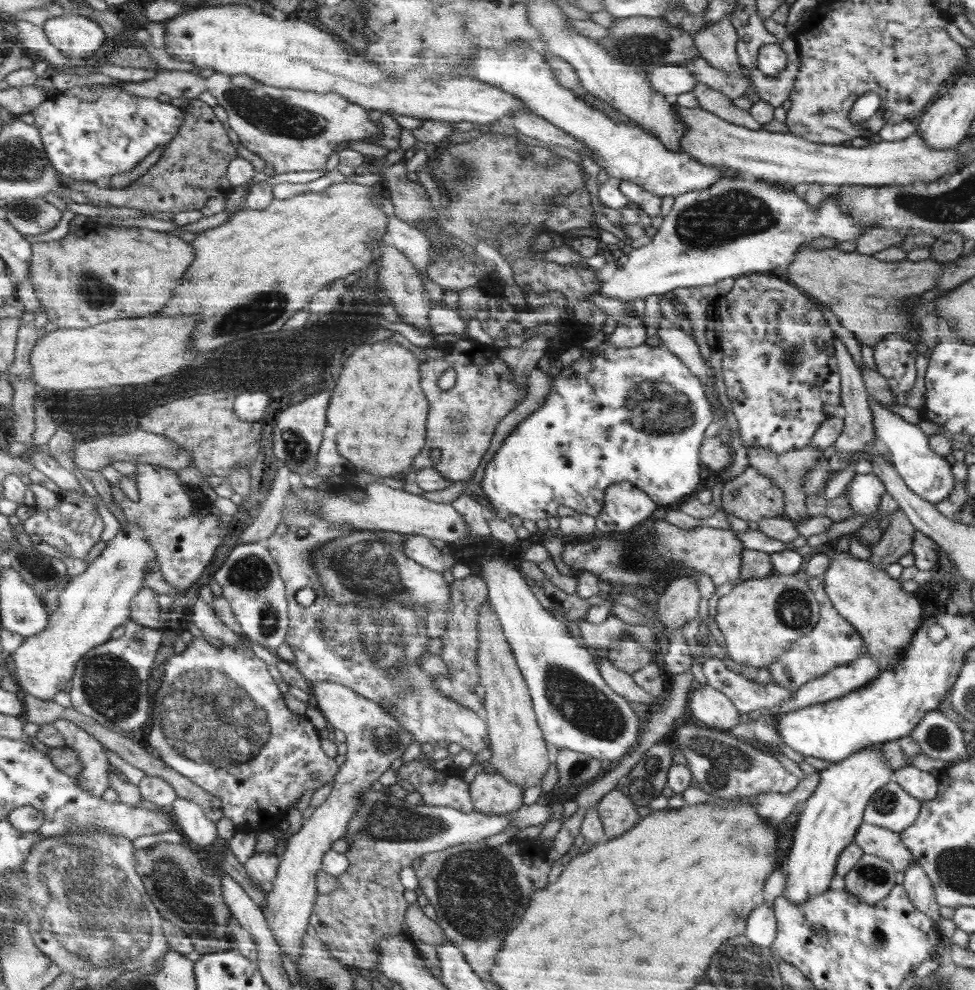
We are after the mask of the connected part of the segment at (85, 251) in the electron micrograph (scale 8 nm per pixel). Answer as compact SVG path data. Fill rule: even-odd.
M107 226L106 228L100 228L98 232L84 234L84 236L80 236L80 234L70 234L56 242L41 241L40 243L33 244L33 286L38 291L45 311L49 316L49 320L57 324L59 328L92 328L100 324L114 322L114 320L156 315L156 312L162 312L162 310L168 306L170 300L173 300L174 292L183 284L186 274L189 272L189 269L193 267L196 260L197 248L176 234L156 232L156 230L150 230L150 228L145 227Z

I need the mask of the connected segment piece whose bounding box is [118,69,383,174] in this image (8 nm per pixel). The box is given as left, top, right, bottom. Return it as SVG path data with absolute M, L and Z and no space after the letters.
M198 69L194 71L168 70L158 73L156 78L147 81L120 83L118 87L126 89L126 91L132 91L134 95L152 99L158 99L160 94L164 93L171 97L192 100L198 99L200 94L204 94L208 90L217 97L219 105L223 106L228 112L230 126L239 135L242 146L248 148L254 154L258 154L265 162L273 164L276 174L323 169L324 164L330 158L330 154L334 152L334 148L340 142L348 142L348 140L369 141L372 136L383 132L382 127L376 125L370 119L368 109L364 110L362 106L346 100L344 96L340 96L336 92L322 94L320 92L298 90L298 88L278 88L278 86L264 84L252 76L246 76L246 74L230 76L230 74L218 72L210 76L210 78L202 78Z

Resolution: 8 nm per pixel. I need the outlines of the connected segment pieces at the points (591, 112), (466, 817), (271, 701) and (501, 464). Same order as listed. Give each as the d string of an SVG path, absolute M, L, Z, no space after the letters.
M512 41L502 49L486 49L474 45L470 52L472 55L466 61L455 66L460 77L492 84L496 88L502 88L502 92L518 98L528 111L548 120L550 124L572 136L576 142L584 144L592 152L594 162L604 168L611 178L634 182L656 196L677 197L684 195L684 192L709 190L710 186L714 186L722 178L728 180L738 176L746 177L736 169L705 165L688 153L670 151L653 134L636 125L615 121L602 109L586 103L584 99L580 99L579 94L558 83L554 69L546 63L546 56L536 51L531 43Z
M368 788L366 794L362 794L360 806L356 816L352 818L351 824L347 829L345 840L350 840L348 850L344 855L348 857L350 868L336 876L338 886L326 895L318 896L318 905L314 905L313 915L310 916L310 924L316 930L317 938L320 939L330 954L337 958L346 968L351 970L374 969L378 963L378 941L384 935L403 934L402 924L405 923L405 914L409 908L409 901L405 899L405 888L400 882L400 870L411 864L416 859L431 852L445 850L458 844L475 843L482 841L511 826L518 828L518 831L532 826L546 825L552 818L552 807L532 803L522 805L520 809L504 815L489 815L483 812L472 811L469 813L460 812L458 809L447 806L428 806L416 805L415 807L408 803L405 798L398 798L392 792L377 791Z
M203 634L200 637L194 637L193 641L188 645L184 652L175 654L168 661L165 671L164 686L160 688L158 692L158 698L156 698L156 708L154 719L156 719L156 728L154 728L154 734L150 736L152 740L152 746L148 747L152 752L160 750L162 752L162 759L175 770L178 770L181 774L191 778L196 784L200 784L202 788L205 788L208 792L218 796L223 800L225 817L230 818L236 825L236 829L242 833L248 832L269 832L269 830L276 829L278 822L286 816L286 812L296 806L298 798L304 794L304 792L316 792L318 788L322 788L324 784L332 782L334 780L334 774L338 772L338 766L334 764L332 758L328 758L324 754L323 749L320 748L320 736L316 734L316 728L306 720L306 715L294 714L286 708L284 700L282 700L282 694L276 686L276 682L272 680L272 676L268 674L268 668L266 668L266 662L262 662L262 659L256 657L252 653L252 642L246 640L242 642L240 647L232 647L223 645L222 647L216 647L210 644L206 640L206 636Z
M607 341L606 350L596 351L595 354L586 351L583 356L572 362L572 365L562 368L560 373L551 379L551 382L552 387L550 387L550 393L548 393L546 401L538 407L538 410L532 411L532 414L520 422L516 429L509 432L506 439L502 441L502 445L498 447L494 457L486 464L481 486L484 491L483 497L492 504L492 508L489 510L490 514L494 514L496 518L504 521L510 521L512 516L518 516L521 520L536 522L537 520L544 520L548 516L557 516L557 508L568 506L574 512L595 517L598 516L604 506L606 488L612 487L622 480L628 480L637 488L642 489L643 492L648 493L654 503L662 505L664 509L672 507L672 502L684 498L686 494L690 494L698 488L698 482L700 482L698 454L701 454L698 450L701 450L700 444L705 440L704 431L713 421L714 414L712 408L710 408L708 397L706 397L705 384L698 379L698 376L694 375L694 372L690 372L690 368L685 361L671 352L670 349L667 349L667 346L660 345L654 348L643 343L634 348L617 348Z

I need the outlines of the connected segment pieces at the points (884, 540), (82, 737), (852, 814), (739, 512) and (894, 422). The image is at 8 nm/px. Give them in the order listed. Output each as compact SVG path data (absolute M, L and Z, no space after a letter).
M902 510L894 512L889 517L889 524L880 540L871 545L872 555L867 560L880 570L894 562L900 562L902 556L910 552L916 532Z
M58 720L56 727L66 736L68 748L72 748L80 754L81 760L85 765L84 773L78 776L78 783L84 785L90 793L104 796L106 790L111 787L111 769L114 769L102 741L88 734L84 728L79 728L72 720Z
M882 743L871 744L870 747L850 756L849 759L834 762L828 765L825 770L819 772L820 782L818 782L816 790L805 800L806 806L799 815L799 820L795 826L794 842L782 868L786 878L786 888L783 896L790 904L796 904L796 906L804 904L810 898L814 898L814 896L830 889L833 876L837 872L837 863L841 852L856 839L857 833L864 823L864 812L869 801L880 788L894 779L894 771L879 758L881 746Z
M748 465L742 474L725 482L721 507L742 520L758 522L762 518L777 517L785 512L784 493L770 477L762 475L756 468Z
M868 396L870 410L874 416L874 434L879 442L882 442L888 450L894 468L902 476L902 481L921 496L922 499L930 501L933 505L946 499L953 485L956 483L953 476L953 466L946 461L941 454L934 452L930 448L929 435L918 427L918 424L912 424L902 419L900 415L888 410L880 401Z

